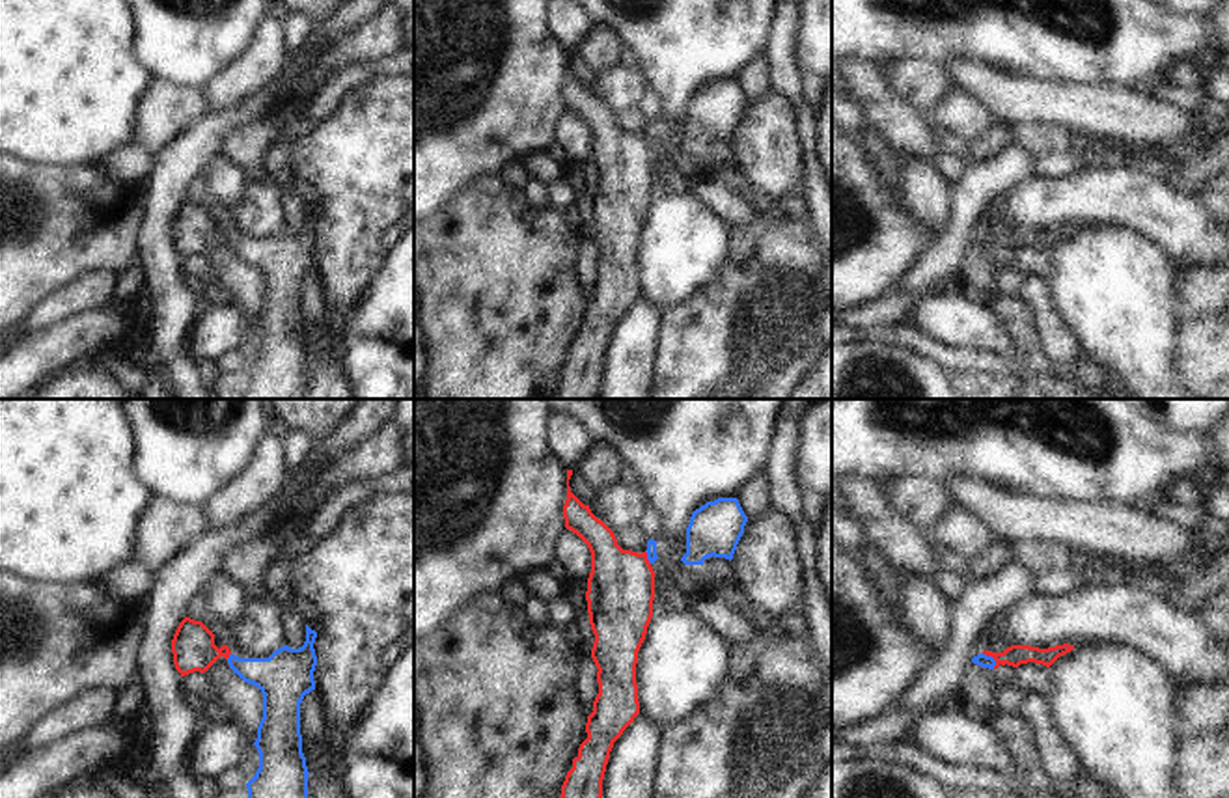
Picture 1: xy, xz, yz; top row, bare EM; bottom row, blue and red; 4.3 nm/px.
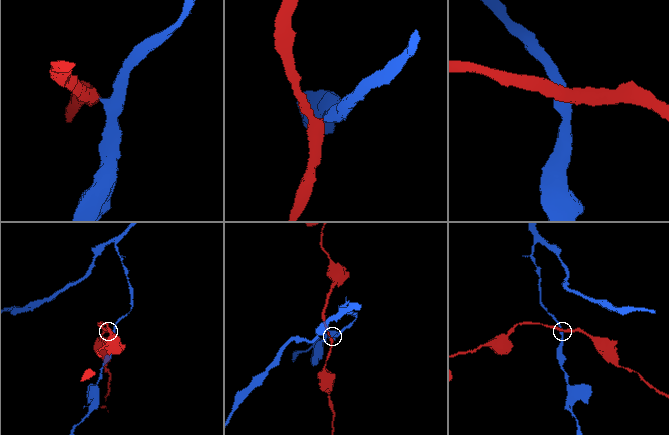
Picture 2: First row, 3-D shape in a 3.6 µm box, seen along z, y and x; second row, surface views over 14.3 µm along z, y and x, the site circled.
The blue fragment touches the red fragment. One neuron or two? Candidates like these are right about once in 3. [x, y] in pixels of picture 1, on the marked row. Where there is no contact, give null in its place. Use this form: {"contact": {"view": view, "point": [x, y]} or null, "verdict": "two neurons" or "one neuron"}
{"contact": {"view": "yz", "point": [993, 659]}, "verdict": "two neurons"}

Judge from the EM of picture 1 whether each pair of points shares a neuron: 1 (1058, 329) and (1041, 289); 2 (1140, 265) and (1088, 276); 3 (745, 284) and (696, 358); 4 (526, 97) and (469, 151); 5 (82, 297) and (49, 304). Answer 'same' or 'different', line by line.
1: same
2: same
3: same
4: same
5: same

